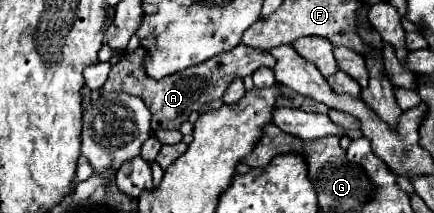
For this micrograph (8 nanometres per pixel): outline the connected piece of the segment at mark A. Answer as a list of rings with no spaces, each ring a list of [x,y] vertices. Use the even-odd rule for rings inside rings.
[[[238,46],[232,52],[224,52],[222,56],[214,56],[206,62],[202,62],[200,66],[190,66],[184,72],[176,72],[168,78],[162,80],[152,80],[148,76],[144,76],[144,50],[138,48],[132,54],[122,54],[120,62],[116,66],[112,66],[110,70],[110,78],[106,80],[106,84],[102,86],[100,94],[108,94],[108,92],[128,92],[134,96],[140,96],[148,110],[152,112],[152,130],[178,130],[180,124],[184,120],[188,120],[190,112],[198,112],[202,104],[212,102],[222,98],[226,86],[236,80],[236,78],[246,78],[250,74],[254,74],[258,68],[268,66],[274,68],[274,58],[268,52],[256,52],[248,46]]]

